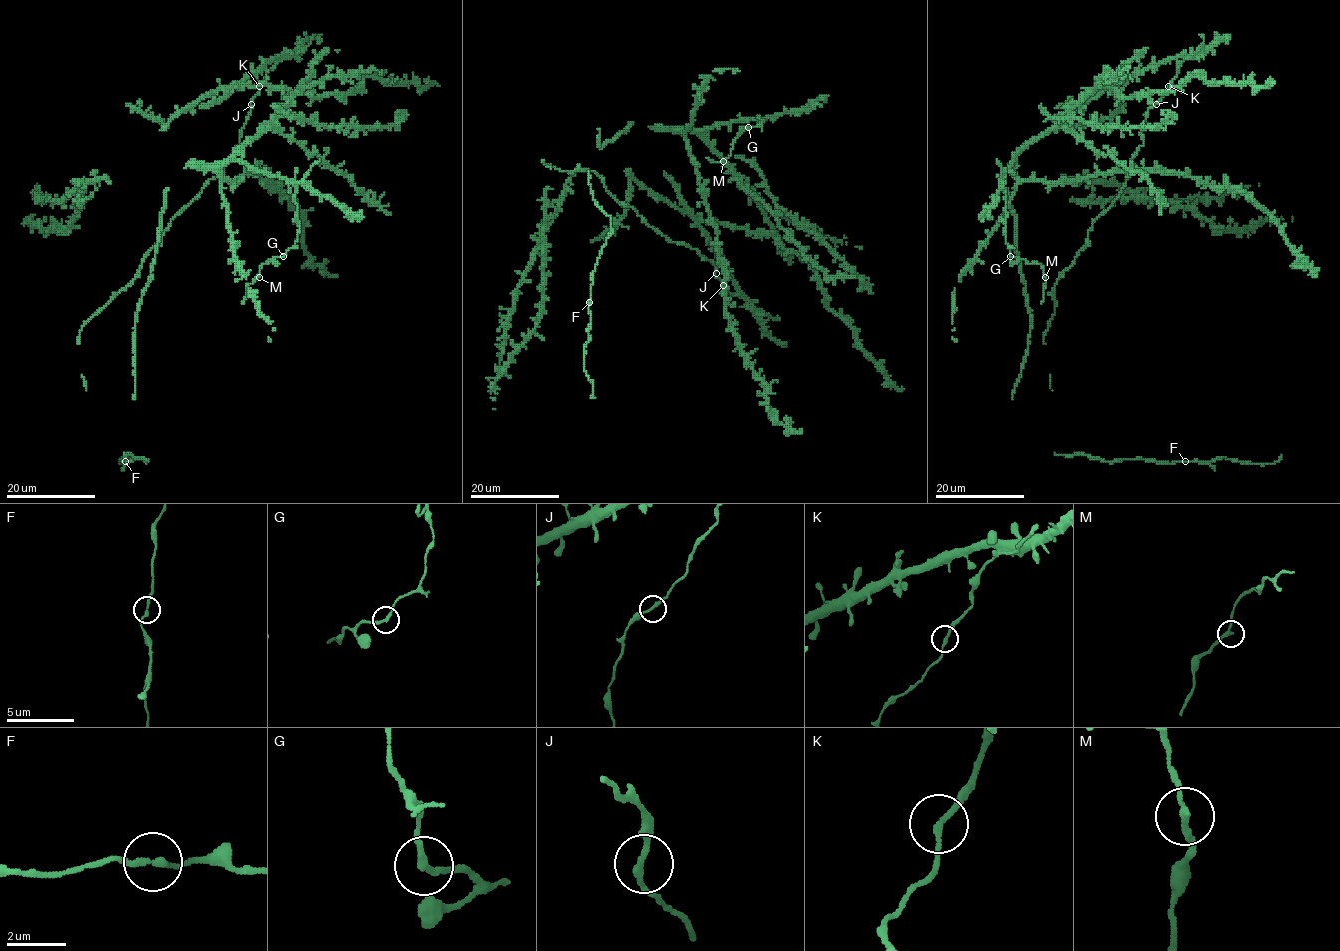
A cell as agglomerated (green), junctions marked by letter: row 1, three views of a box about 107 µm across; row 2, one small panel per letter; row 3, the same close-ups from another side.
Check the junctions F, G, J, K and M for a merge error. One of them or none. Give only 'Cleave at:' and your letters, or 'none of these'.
Cleave at: none of these

